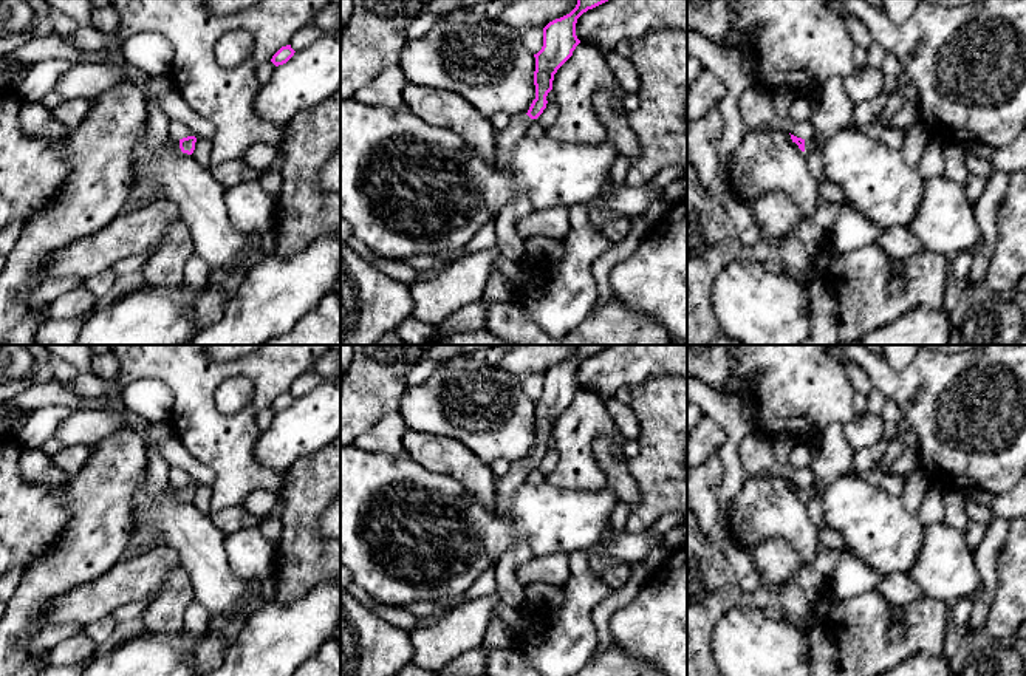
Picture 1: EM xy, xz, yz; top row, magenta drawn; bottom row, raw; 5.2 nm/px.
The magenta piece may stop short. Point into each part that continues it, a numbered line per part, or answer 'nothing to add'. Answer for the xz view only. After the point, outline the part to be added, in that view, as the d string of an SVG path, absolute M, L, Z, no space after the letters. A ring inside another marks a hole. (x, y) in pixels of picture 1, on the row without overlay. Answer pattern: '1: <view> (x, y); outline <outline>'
1: xz (506, 484); outline M515 461L511 464L508 473L497 480L497 503L501 512L509 510L512 497L526 483L531 467L528 461Z

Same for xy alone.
nothing to add

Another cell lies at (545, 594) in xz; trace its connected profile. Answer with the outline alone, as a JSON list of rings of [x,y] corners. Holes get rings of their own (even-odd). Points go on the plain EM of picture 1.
[[[529,583],[525,585],[526,602],[556,608],[563,603],[563,586],[551,583]]]

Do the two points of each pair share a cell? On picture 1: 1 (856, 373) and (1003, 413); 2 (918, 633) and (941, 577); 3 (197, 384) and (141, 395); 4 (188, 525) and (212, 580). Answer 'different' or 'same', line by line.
1: different
2: different
3: different
4: same

